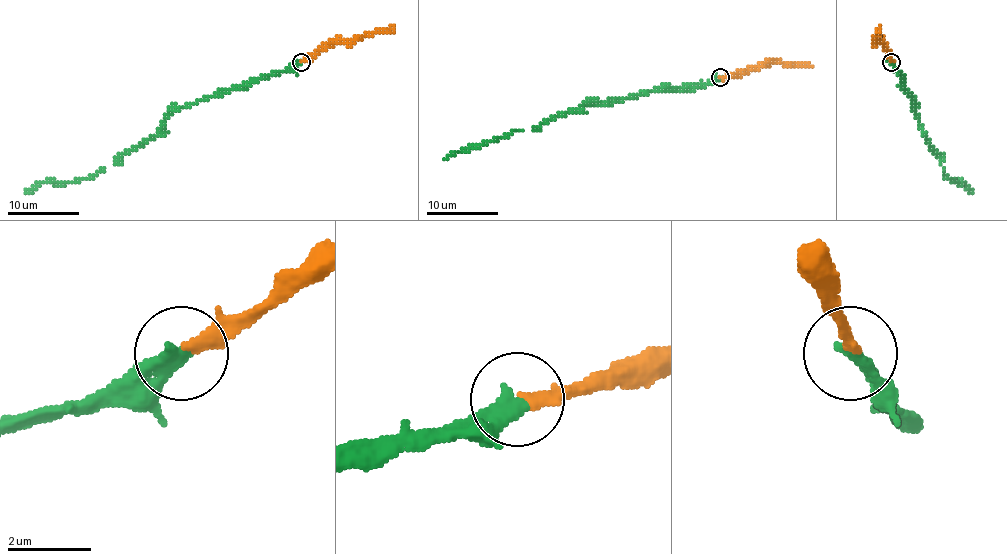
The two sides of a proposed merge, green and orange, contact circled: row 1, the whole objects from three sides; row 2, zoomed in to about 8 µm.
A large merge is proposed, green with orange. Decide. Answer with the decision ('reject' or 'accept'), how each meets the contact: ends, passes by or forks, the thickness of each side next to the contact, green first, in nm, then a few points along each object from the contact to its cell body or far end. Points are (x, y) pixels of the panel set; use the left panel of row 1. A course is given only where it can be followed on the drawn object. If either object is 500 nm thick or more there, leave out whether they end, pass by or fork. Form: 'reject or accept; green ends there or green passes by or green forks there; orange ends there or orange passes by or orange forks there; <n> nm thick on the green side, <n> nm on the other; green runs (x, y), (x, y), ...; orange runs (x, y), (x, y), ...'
accept; green ends there; orange passes by; 400 nm thick on the green side, 190 nm on the other; green runs (301, 62), (178, 106), (155, 135), (92, 176), (69, 183), (42, 183), (24, 192); orange runs (301, 62), (309, 62), (335, 42), (385, 31), (393, 24)

